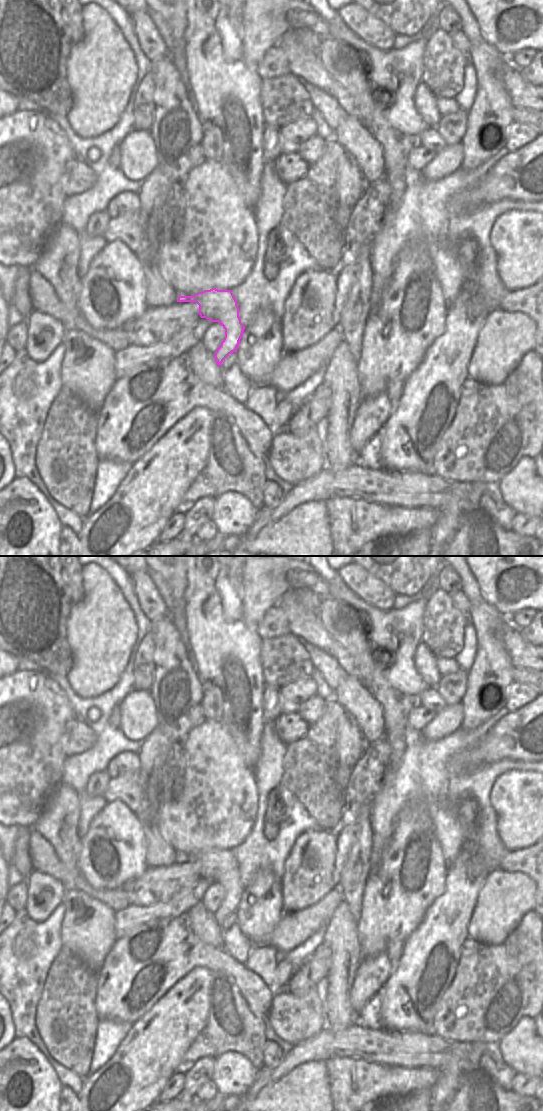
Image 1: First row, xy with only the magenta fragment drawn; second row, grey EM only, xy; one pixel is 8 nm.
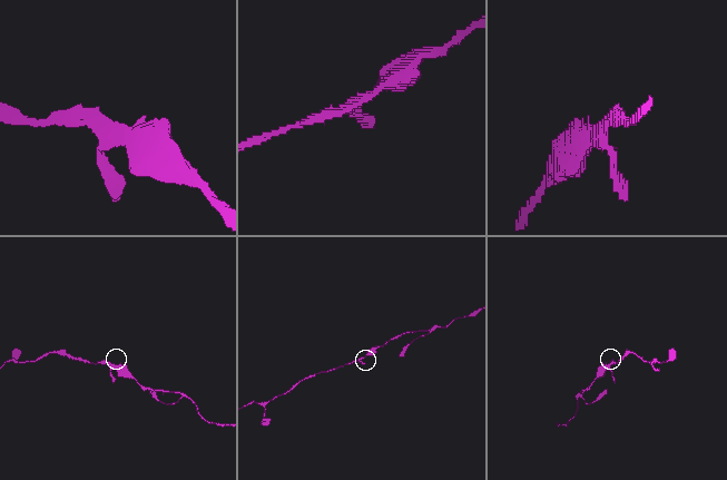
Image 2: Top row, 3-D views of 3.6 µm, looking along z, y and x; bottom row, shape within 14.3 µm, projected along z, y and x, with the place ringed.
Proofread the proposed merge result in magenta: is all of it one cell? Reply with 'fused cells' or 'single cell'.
single cell

